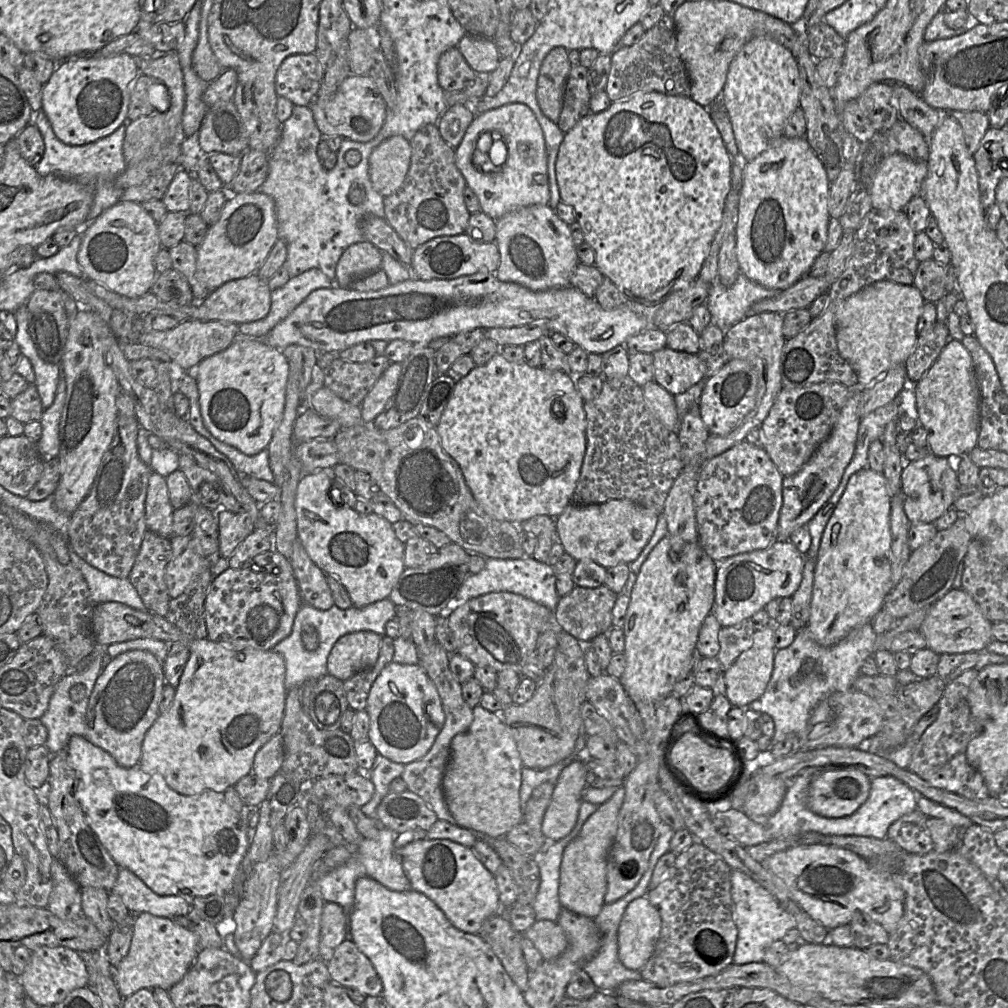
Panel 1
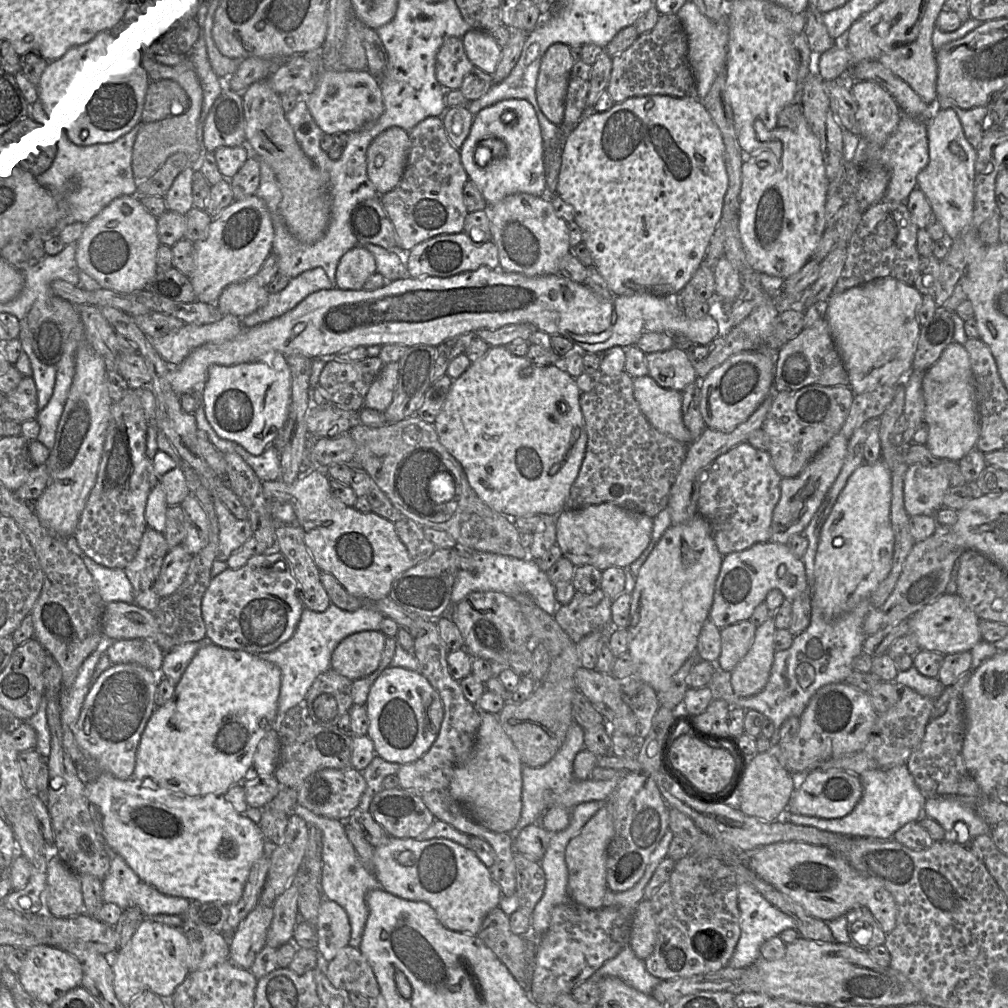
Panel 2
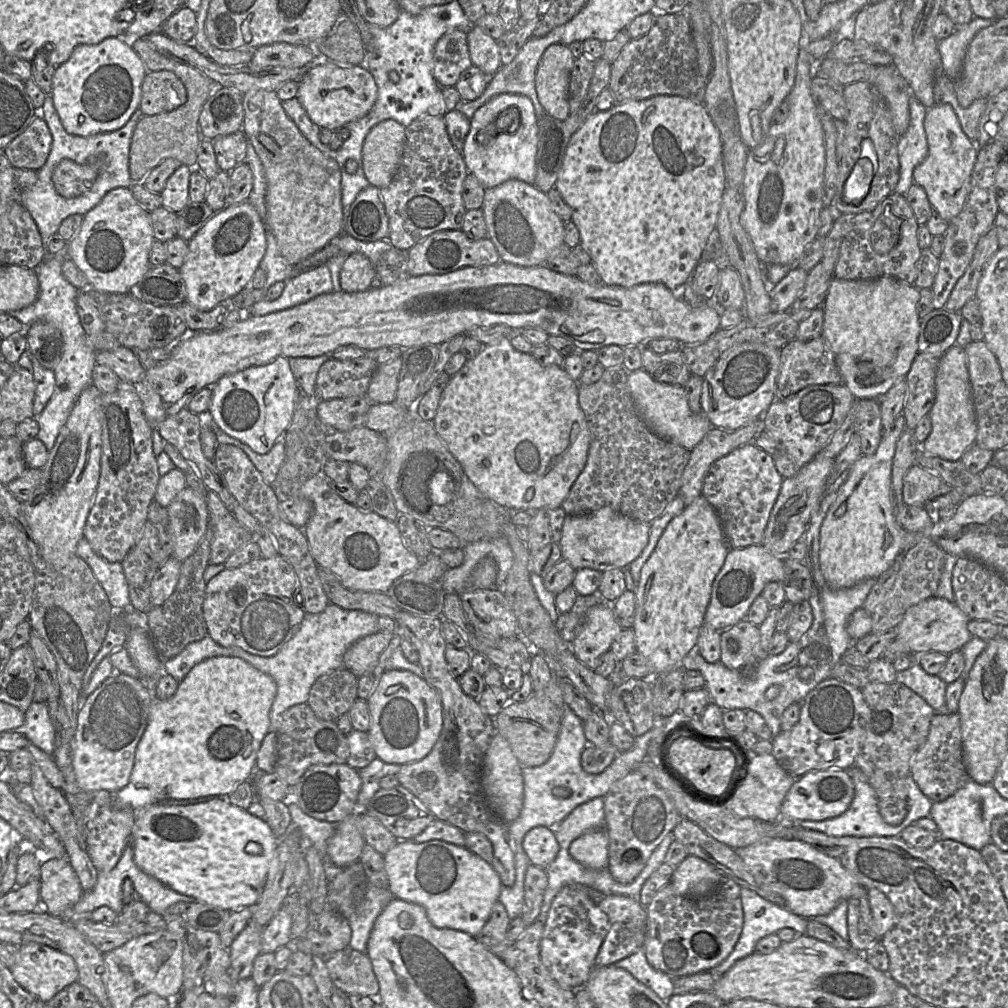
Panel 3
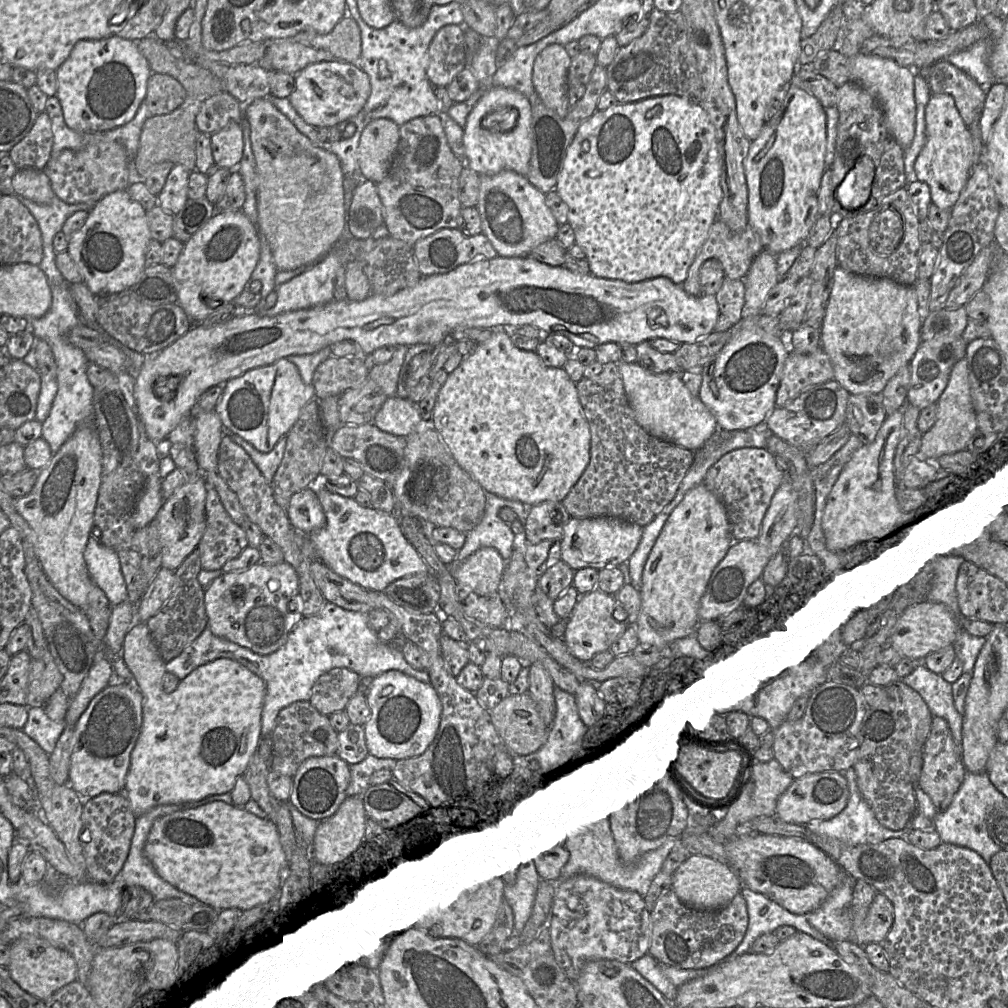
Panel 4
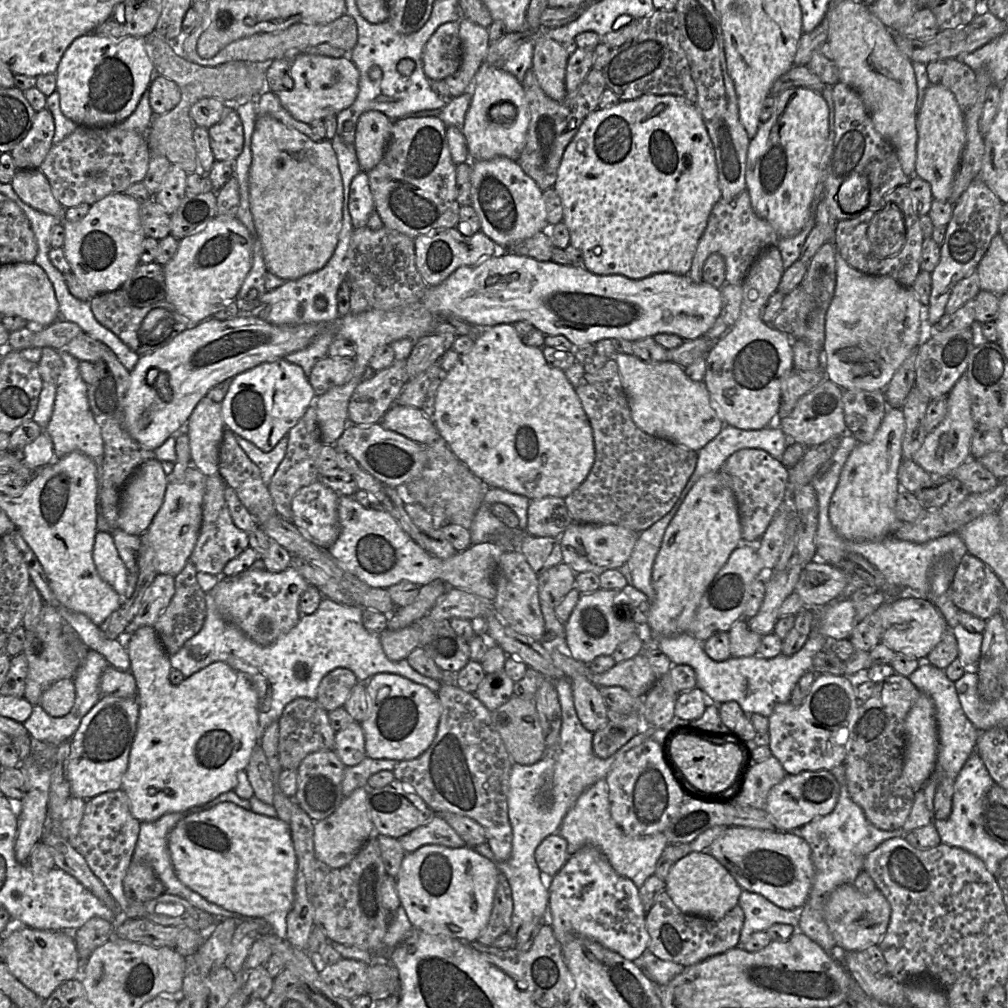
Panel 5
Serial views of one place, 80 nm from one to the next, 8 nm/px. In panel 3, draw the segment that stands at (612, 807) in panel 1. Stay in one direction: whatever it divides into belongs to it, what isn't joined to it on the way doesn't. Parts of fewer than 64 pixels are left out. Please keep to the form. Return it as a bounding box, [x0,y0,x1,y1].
[569,828,609,870]

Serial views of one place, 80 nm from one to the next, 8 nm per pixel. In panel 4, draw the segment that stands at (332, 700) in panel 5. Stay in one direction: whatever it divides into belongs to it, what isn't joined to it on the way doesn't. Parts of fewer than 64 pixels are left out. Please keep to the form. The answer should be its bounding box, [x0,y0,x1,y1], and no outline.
[309,668,360,716]

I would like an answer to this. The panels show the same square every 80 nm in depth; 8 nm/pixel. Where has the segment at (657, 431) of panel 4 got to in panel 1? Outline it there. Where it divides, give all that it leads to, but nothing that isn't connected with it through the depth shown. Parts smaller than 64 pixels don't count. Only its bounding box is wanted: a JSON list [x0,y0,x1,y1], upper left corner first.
[642,380,681,436]

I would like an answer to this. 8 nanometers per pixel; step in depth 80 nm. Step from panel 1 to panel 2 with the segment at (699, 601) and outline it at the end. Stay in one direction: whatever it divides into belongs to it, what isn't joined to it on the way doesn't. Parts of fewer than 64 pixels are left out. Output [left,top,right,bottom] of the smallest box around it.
[628,514,723,693]

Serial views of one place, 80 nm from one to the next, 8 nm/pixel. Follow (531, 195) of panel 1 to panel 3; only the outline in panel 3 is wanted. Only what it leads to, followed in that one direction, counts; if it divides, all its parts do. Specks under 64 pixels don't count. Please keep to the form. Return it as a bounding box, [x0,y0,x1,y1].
[461,94,538,189]

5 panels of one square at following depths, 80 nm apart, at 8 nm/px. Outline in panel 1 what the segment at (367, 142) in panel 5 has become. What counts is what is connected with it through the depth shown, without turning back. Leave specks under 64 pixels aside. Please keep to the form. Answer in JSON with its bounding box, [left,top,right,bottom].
[368,135,411,197]

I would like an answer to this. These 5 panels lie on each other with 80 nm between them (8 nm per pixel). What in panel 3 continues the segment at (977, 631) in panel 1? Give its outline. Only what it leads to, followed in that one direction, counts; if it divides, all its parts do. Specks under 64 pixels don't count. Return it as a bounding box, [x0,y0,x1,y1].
[894,597,972,655]

